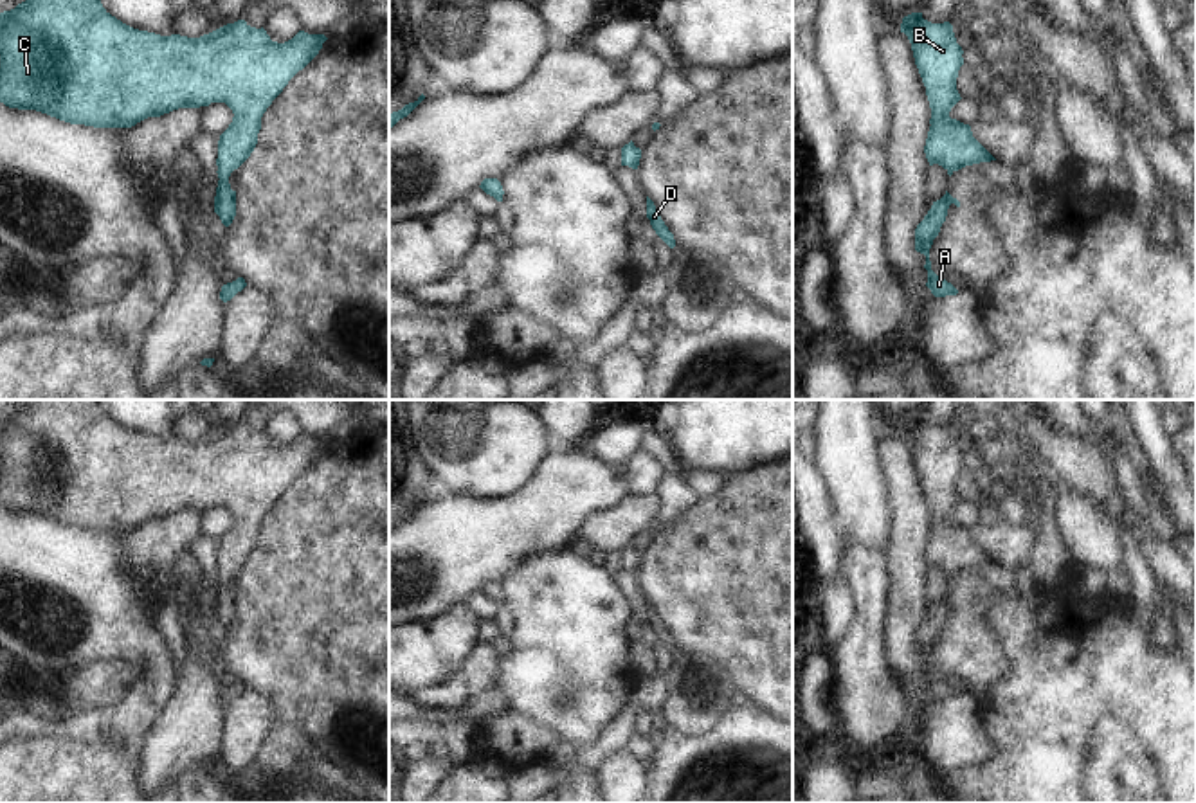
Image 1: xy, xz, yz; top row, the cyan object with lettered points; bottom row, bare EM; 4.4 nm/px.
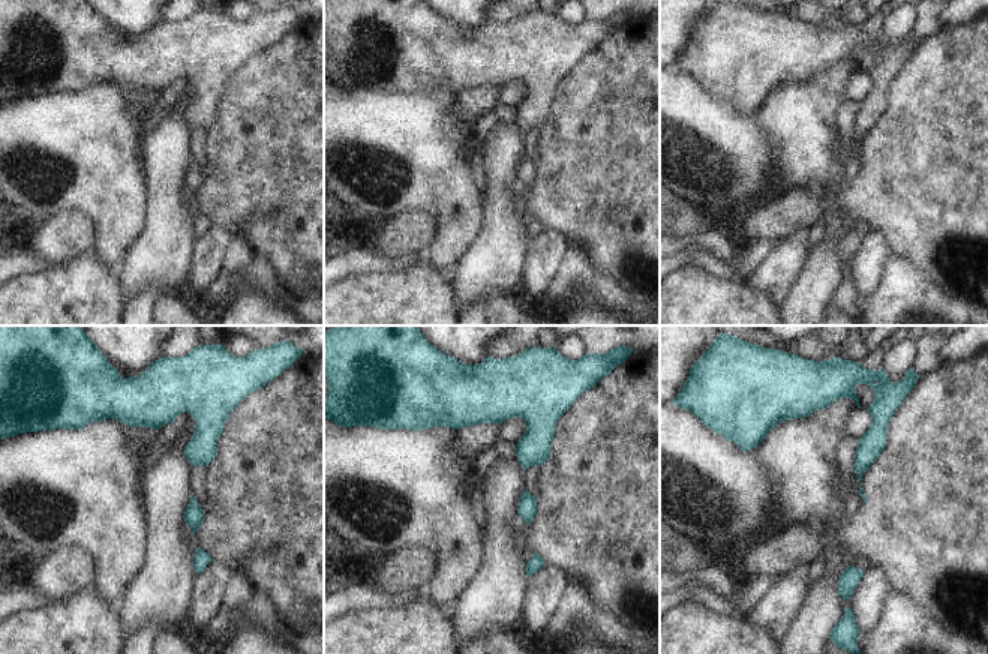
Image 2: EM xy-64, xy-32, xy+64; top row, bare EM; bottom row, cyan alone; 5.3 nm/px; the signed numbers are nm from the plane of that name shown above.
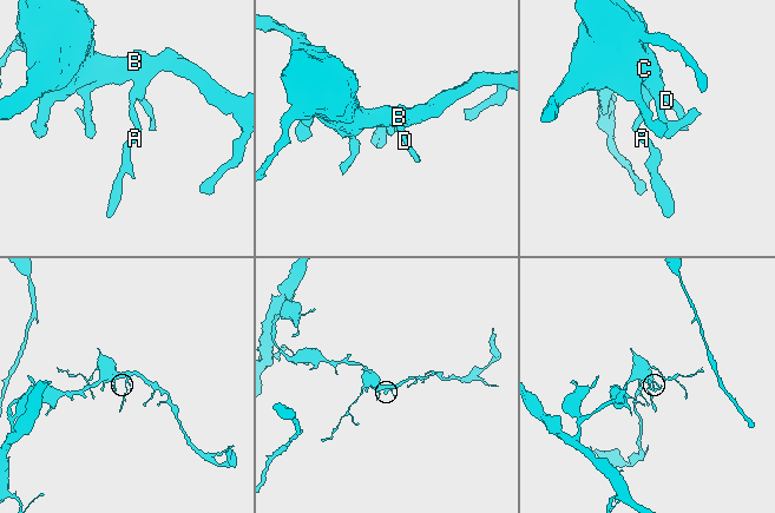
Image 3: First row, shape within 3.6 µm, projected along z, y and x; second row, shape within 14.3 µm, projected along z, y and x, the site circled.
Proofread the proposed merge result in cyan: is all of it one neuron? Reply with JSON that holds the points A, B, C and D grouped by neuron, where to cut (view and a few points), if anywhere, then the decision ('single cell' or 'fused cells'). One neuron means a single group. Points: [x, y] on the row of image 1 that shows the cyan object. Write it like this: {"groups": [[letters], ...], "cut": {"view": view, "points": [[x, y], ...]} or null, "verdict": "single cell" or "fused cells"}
{"groups": [["A", "B", "C", "D"]], "cut": null, "verdict": "single cell"}

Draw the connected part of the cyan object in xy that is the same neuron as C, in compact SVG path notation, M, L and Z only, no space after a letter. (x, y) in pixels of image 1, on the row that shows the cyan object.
M25 0L0 13L0 103L94 128L131 128L178 108L225 103L234 117L218 140L214 212L229 227L236 216L231 173L254 151L267 108L326 40L299 31L277 43L263 27L250 27L245 20L200 38L160 36L122 23L101 0Z

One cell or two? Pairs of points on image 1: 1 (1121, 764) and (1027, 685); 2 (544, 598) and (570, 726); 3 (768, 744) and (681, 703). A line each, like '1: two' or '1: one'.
1: two
2: one
3: two

